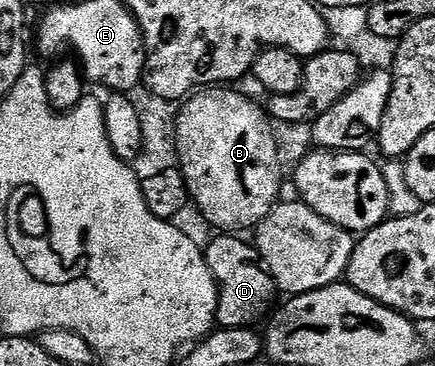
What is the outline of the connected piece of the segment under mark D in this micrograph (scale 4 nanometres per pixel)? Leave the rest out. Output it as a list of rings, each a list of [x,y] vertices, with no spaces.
[[[222,232],[215,235],[204,248],[206,263],[219,284],[215,321],[221,329],[251,327],[254,321],[273,309],[274,298],[278,296],[277,283],[269,271],[252,263],[257,261],[257,249],[240,238],[243,237]]]

